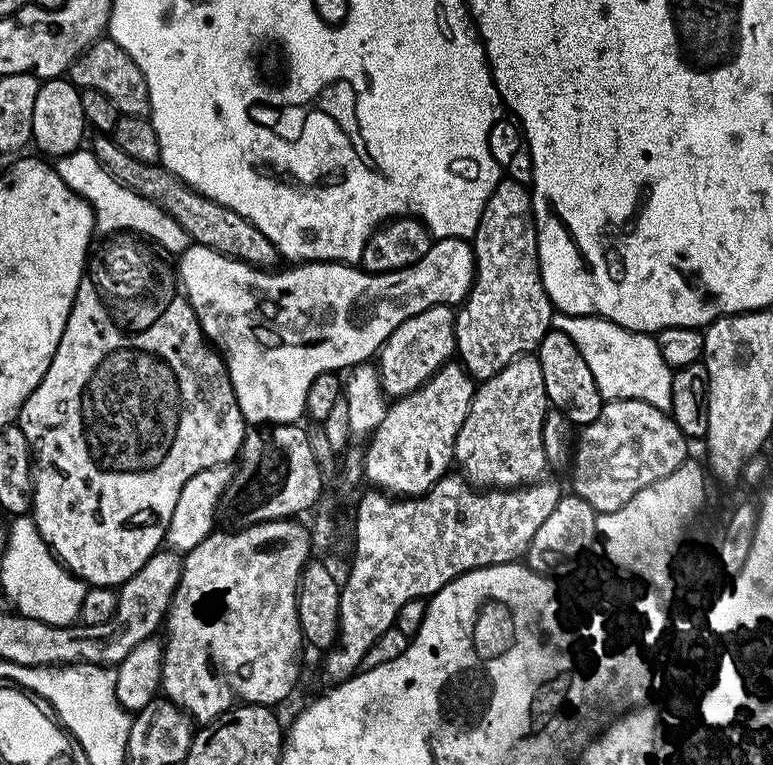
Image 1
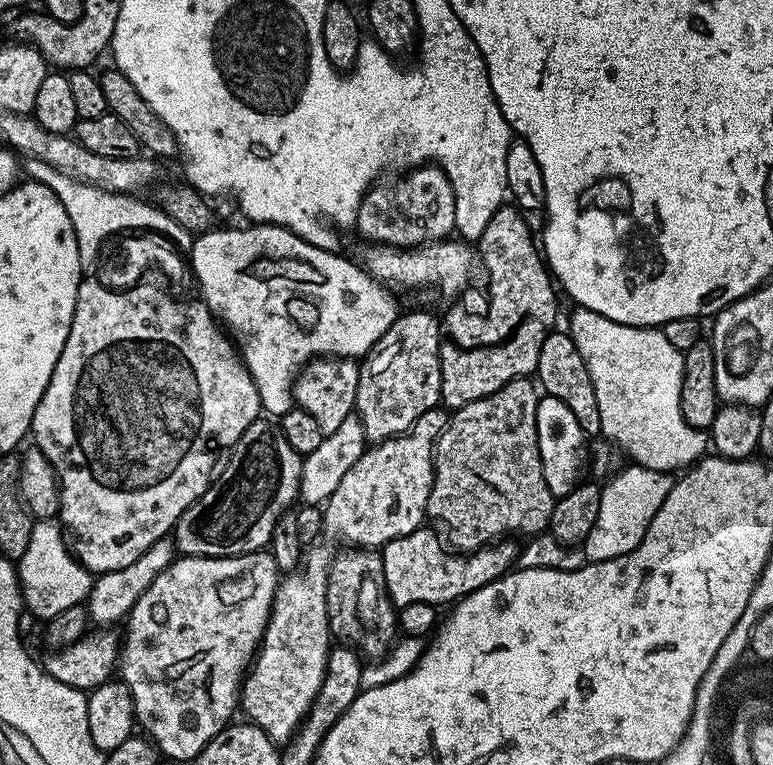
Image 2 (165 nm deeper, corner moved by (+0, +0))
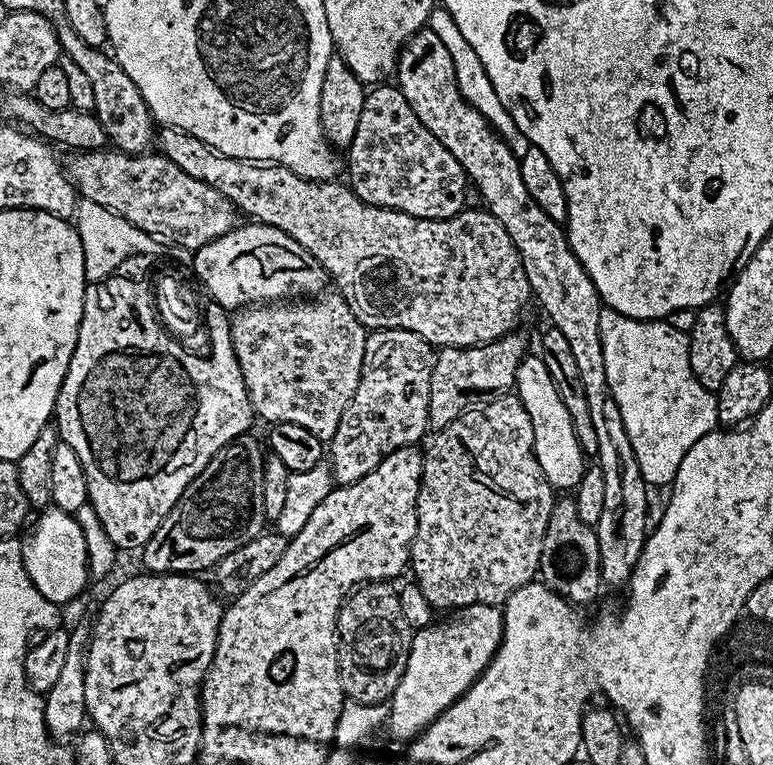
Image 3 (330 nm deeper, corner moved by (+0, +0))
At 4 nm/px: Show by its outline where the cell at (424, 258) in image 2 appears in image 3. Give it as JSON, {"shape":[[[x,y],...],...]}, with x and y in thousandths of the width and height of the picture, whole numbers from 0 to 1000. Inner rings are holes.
{"shape":[[[208,166],[201,174],[199,188],[201,192],[207,192],[203,193],[206,203],[220,207],[220,212],[225,212],[225,217],[232,217],[239,227],[246,227],[246,233],[256,233],[256,238],[266,238],[266,243],[277,243],[277,248],[282,248],[282,254],[287,254],[294,259],[314,281],[316,277],[321,281],[317,284],[325,285],[332,293],[348,293],[370,306],[375,306],[375,311],[380,311],[380,316],[386,316],[392,324],[401,327],[401,332],[406,332],[406,337],[411,337],[411,342],[419,349],[428,370],[429,366],[435,370],[433,380],[445,388],[445,392],[453,400],[453,405],[461,412],[463,421],[471,425],[472,430],[514,429],[515,431],[530,431],[560,452],[568,452],[569,455],[612,455],[614,450],[633,450],[664,433],[669,427],[668,422],[671,421],[673,412],[677,410],[683,392],[686,397],[690,391],[688,375],[680,363],[675,337],[670,332],[665,316],[660,316],[660,306],[655,306],[649,290],[644,290],[644,285],[639,285],[629,275],[620,275],[621,277],[602,275],[580,288],[536,285],[530,280],[520,280],[515,275],[505,275],[494,269],[479,269],[473,264],[468,264],[468,259],[463,259],[463,254],[458,254],[454,244],[439,234],[397,235],[386,227],[380,227],[380,222],[375,222],[364,214],[298,207],[292,201],[277,196],[277,191],[261,186],[261,180],[251,180],[251,175],[241,175],[234,167]]]}

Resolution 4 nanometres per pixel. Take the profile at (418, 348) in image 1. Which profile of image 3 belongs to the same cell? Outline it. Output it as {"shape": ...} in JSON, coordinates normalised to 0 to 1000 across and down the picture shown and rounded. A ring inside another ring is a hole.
{"shape":[[[493,429],[476,434],[463,510],[458,510],[458,520],[422,586],[436,634],[463,630],[510,588],[542,582],[542,575],[550,574],[560,469],[560,451],[530,431]]]}

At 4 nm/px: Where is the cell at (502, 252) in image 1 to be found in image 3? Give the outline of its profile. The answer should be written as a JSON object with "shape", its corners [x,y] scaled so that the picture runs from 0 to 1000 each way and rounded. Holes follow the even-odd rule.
{"shape":[[[664,431],[633,450],[614,450],[612,455],[569,455],[563,461],[556,489],[555,561],[568,562],[582,557],[587,546],[627,520],[666,508],[670,478],[684,459],[682,447],[670,435]]]}

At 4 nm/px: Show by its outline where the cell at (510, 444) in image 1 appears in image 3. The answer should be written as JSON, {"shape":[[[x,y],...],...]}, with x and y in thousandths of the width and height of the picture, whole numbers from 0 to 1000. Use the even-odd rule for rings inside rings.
{"shape":[[[647,515],[605,533],[592,546],[587,546],[587,552],[582,552],[582,557],[568,561],[560,570],[564,571],[559,576],[556,576],[558,574],[552,576],[554,586],[547,587],[549,613],[538,658],[538,697],[533,705],[530,748],[538,752],[534,753],[537,762],[542,763],[546,776],[551,776],[551,787],[556,787],[560,796],[589,797],[614,790],[651,791],[657,779],[665,776],[665,771],[690,762],[695,757],[701,729],[701,708],[706,698],[706,688],[712,682],[717,658],[717,641],[712,635],[701,609],[696,609],[696,599],[691,588],[691,557],[686,552],[686,541],[680,541],[680,531],[675,531],[671,518]]]}

